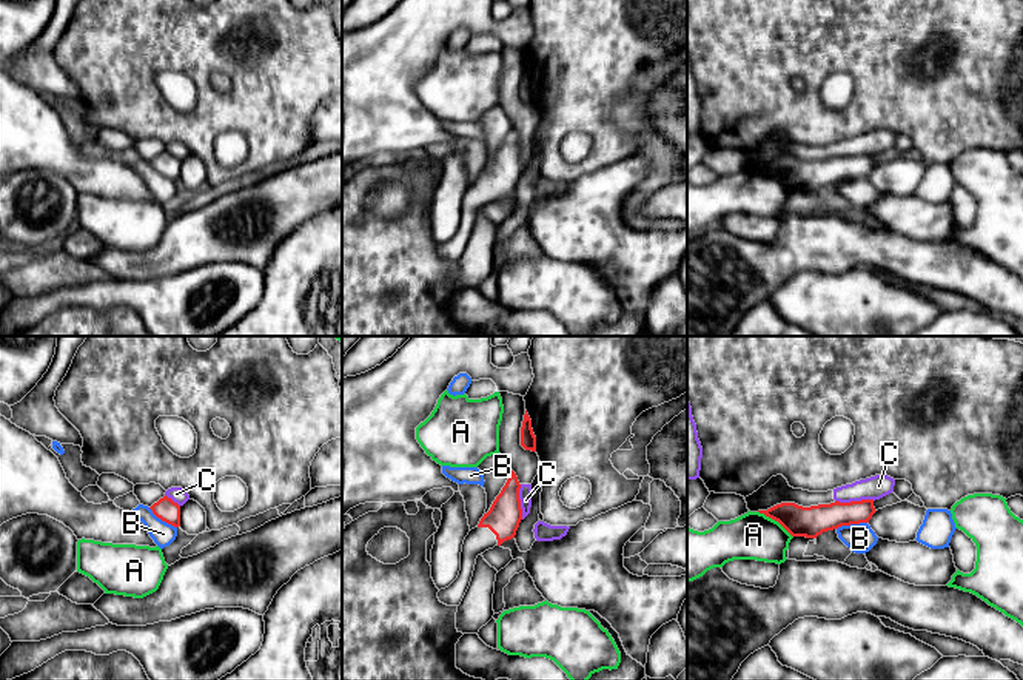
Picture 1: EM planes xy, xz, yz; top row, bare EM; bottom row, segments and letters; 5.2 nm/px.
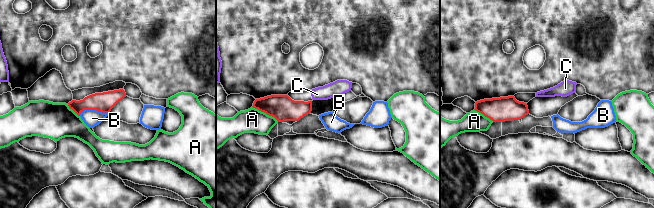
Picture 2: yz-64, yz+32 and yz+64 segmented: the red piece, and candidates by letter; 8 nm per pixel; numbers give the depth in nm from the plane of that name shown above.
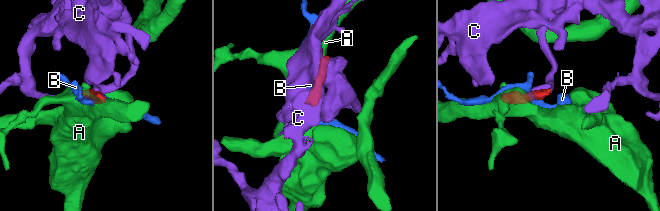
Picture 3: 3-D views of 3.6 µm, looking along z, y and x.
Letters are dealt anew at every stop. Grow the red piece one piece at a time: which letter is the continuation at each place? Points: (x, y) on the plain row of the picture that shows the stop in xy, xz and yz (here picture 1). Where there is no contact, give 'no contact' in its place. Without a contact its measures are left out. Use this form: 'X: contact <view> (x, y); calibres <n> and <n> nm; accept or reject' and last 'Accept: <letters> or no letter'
A: contact yz (775, 175); calibres 160 and 240 nm; reject
B: contact yz (851, 178); calibres 160 and 150 nm; reject
C: contact yz (854, 156); calibres 160 and 120 nm; reject
Accept: no letter

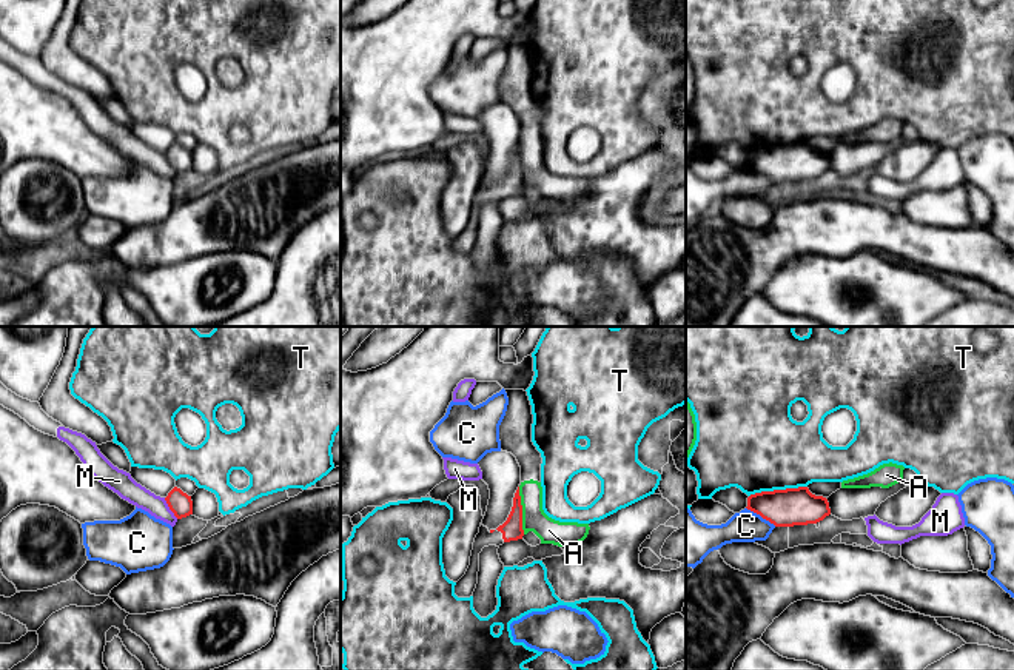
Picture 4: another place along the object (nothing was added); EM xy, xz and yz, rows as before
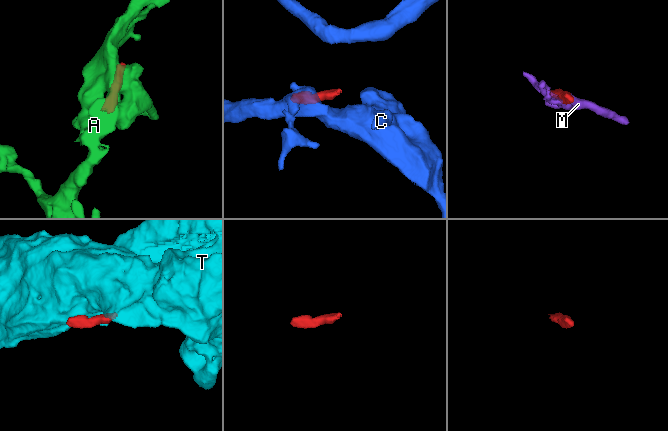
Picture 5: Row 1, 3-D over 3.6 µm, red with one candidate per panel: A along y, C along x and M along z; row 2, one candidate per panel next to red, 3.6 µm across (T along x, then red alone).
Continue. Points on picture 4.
A: contact xz (521, 165); calibres 110 and 130 nm; reject
C: contact yz (762, 171); calibres 200 and 160 nm; reject
M: contact xy (170, 164); calibres 120 and 110 nm; reject
T: contact yz (777, 145); calibres 200 and 460 nm; reject
Accept: no letter

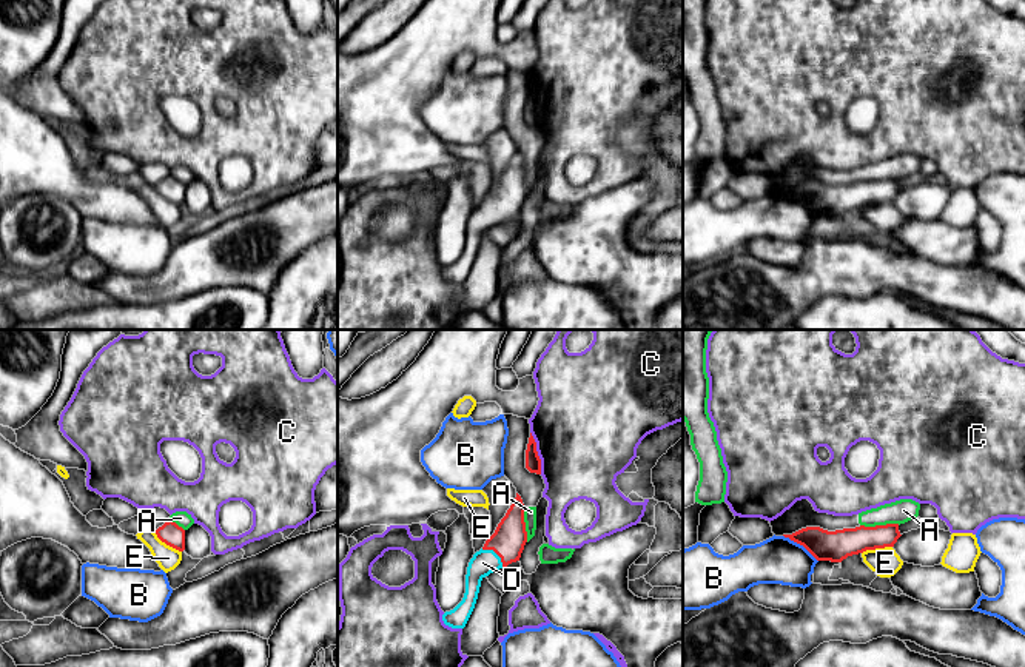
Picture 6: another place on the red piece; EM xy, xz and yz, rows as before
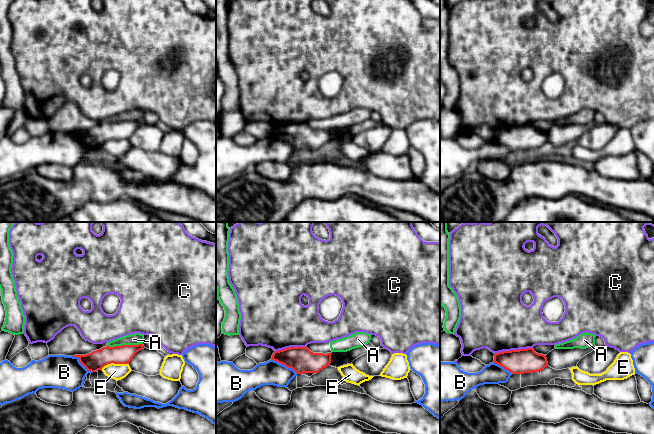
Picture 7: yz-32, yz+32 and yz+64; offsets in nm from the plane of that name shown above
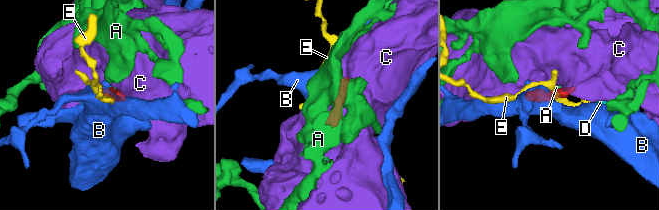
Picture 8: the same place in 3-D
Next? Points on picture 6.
A: contact yz (879, 180); calibres 160 and 120 nm; reject
B: contact yz (800, 199); calibres 160 and 240 nm; reject
C: contact xz (537, 108); calibres 80 and 480 nm; reject
D: contact xz (495, 207); calibres 170 and 130 nm; accept
E: contact yz (876, 202); calibres 160 and 150 nm; reject
Accept: D

